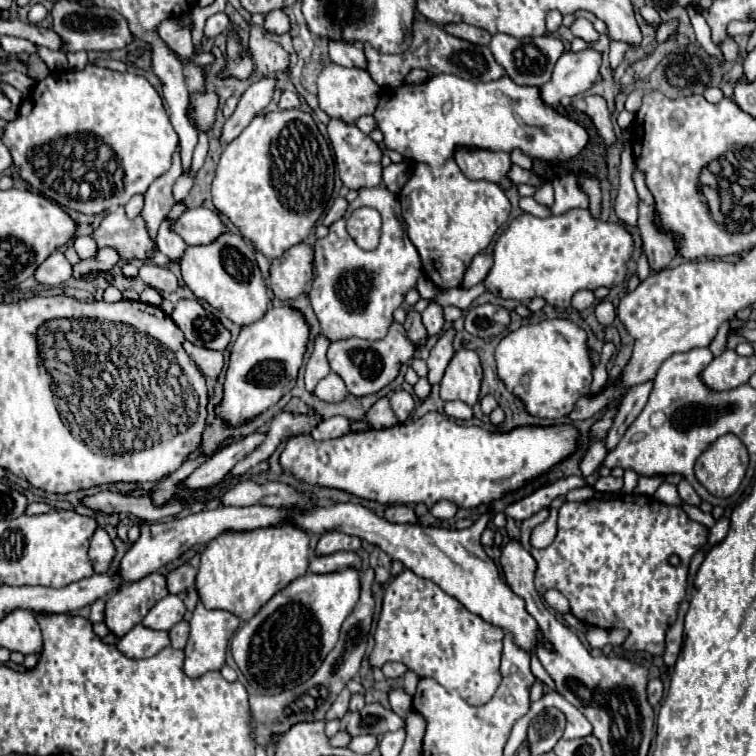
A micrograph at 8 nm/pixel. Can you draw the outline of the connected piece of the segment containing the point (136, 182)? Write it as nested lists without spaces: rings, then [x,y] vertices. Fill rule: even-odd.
[[[87,65],[83,71],[57,71],[35,83],[31,93],[23,99],[17,119],[5,125],[3,143],[9,147],[21,179],[41,195],[57,201],[61,207],[85,215],[101,215],[123,207],[133,195],[145,193],[157,177],[169,171],[179,139],[159,93],[143,75]],[[81,181],[87,181],[93,189],[89,201],[79,197]]]

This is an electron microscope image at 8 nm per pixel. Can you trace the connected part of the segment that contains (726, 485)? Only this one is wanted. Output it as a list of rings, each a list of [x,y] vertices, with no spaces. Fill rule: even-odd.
[[[721,435],[699,455],[695,475],[711,495],[729,497],[737,491],[747,463],[749,455],[741,439],[737,435]]]

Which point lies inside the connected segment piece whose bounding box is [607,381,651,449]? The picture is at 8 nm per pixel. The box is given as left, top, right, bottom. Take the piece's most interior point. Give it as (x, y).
(634, 400)

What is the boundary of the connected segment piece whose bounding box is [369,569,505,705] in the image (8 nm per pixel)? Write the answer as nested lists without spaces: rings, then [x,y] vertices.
[[[411,569],[393,577],[383,595],[375,629],[375,647],[369,655],[371,669],[399,661],[419,677],[433,677],[447,691],[457,691],[471,705],[485,705],[501,683],[499,661],[503,629],[469,613],[455,597]]]

